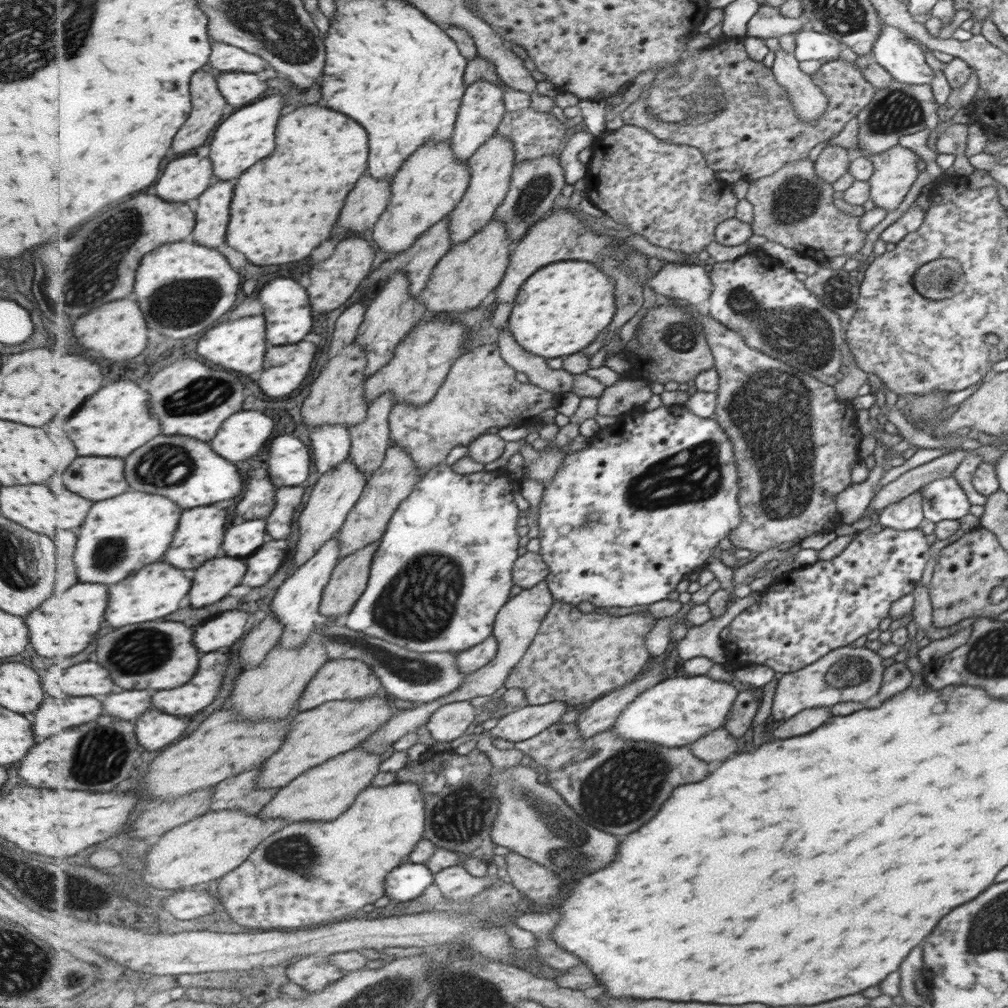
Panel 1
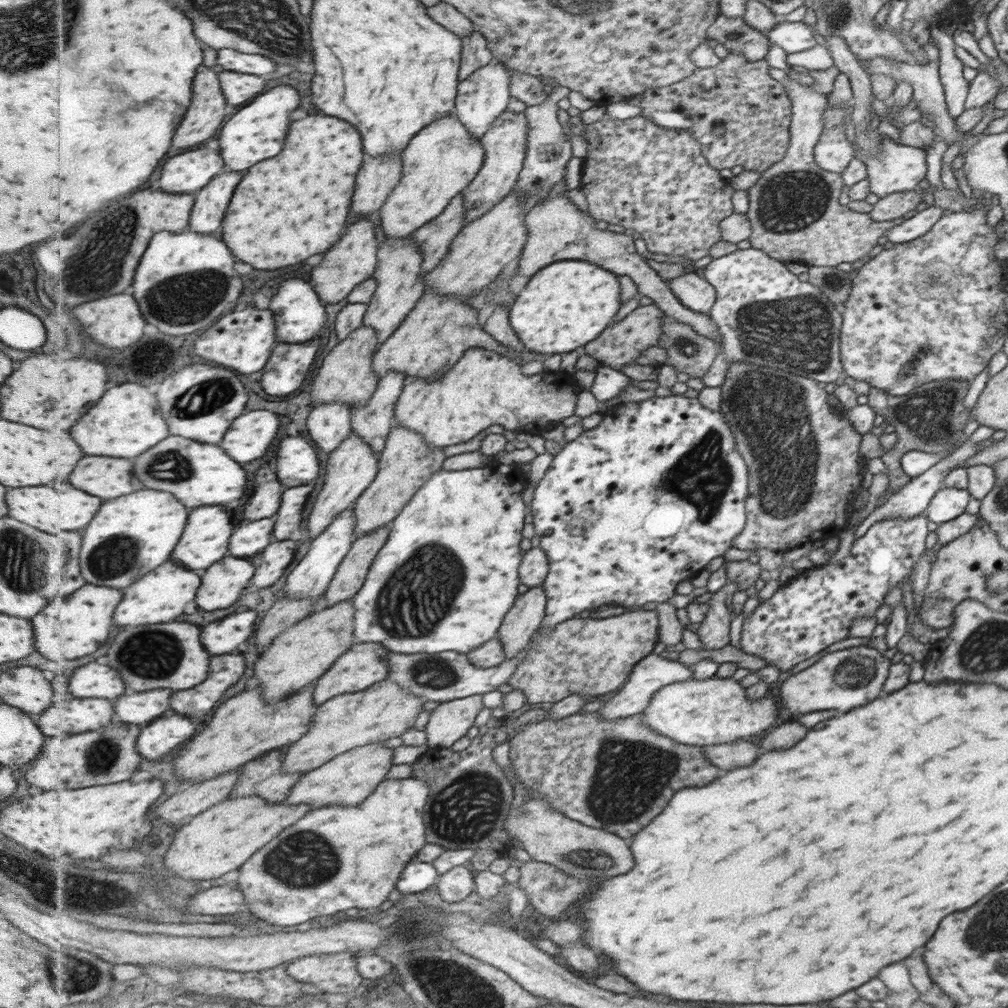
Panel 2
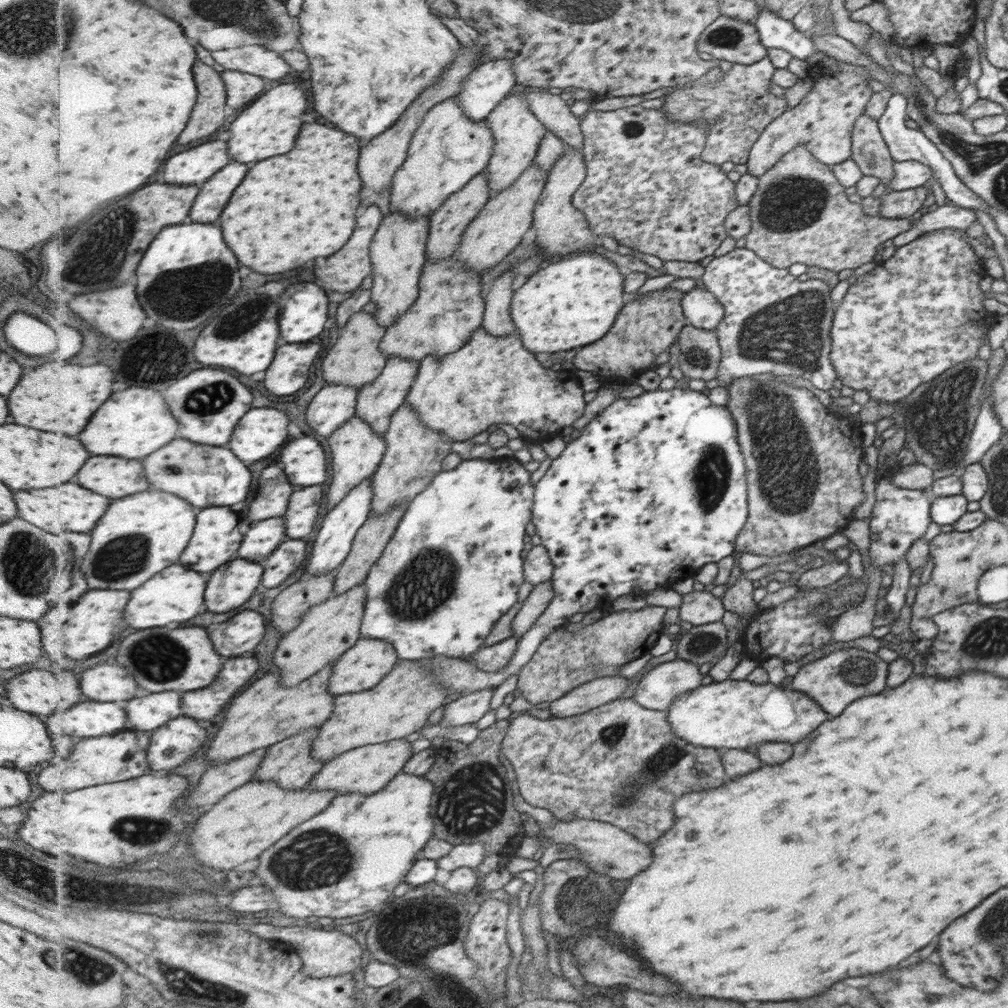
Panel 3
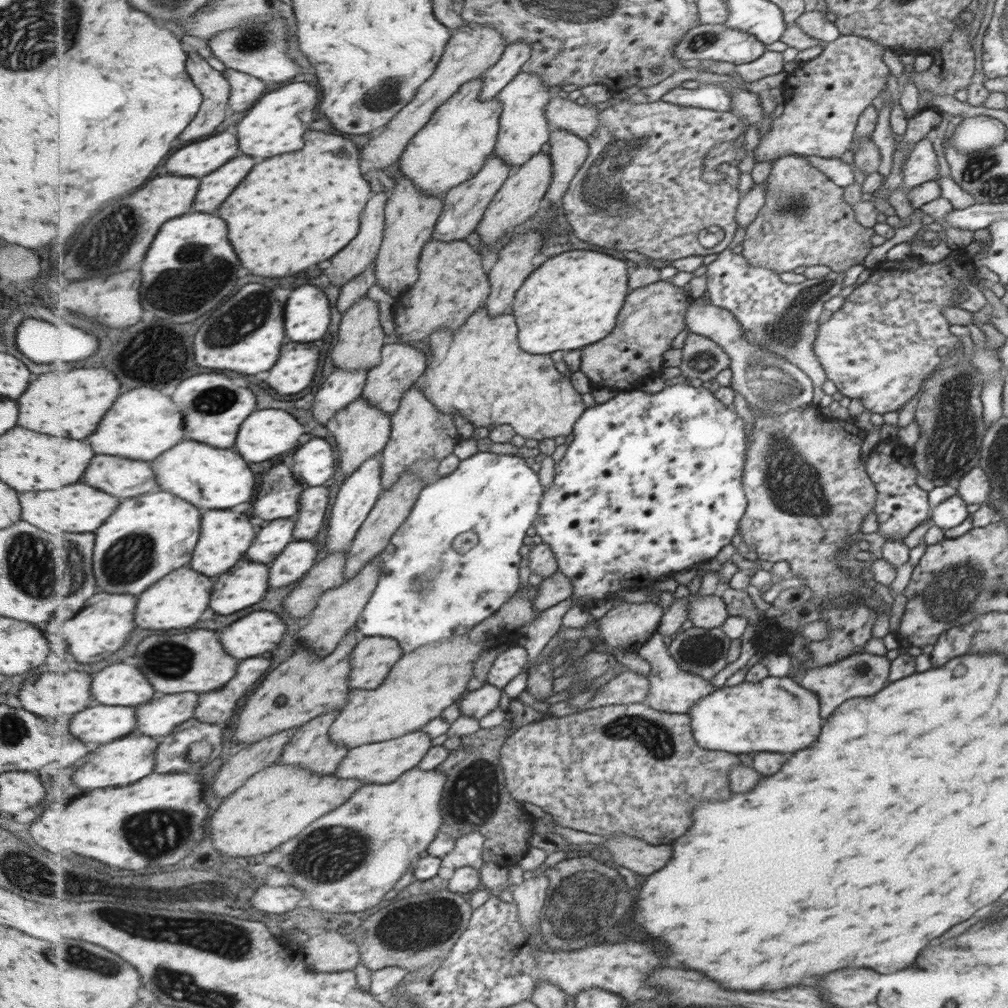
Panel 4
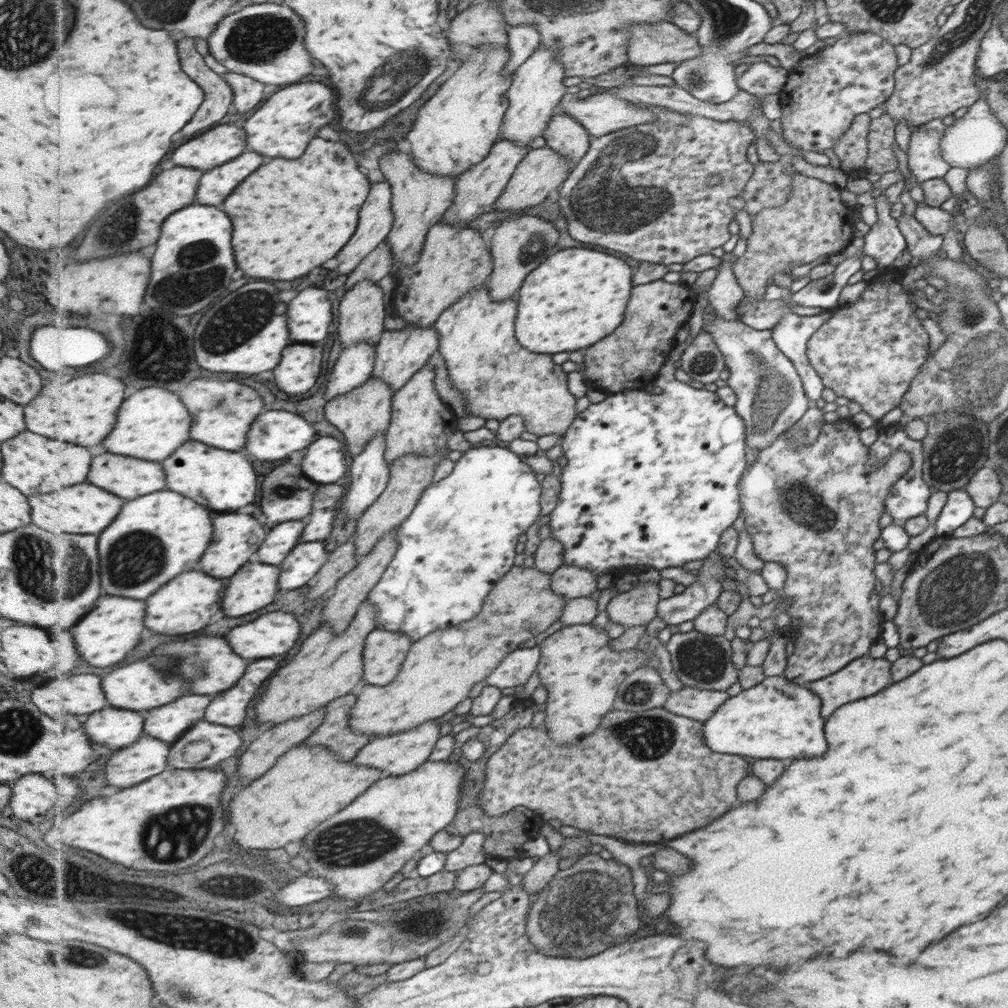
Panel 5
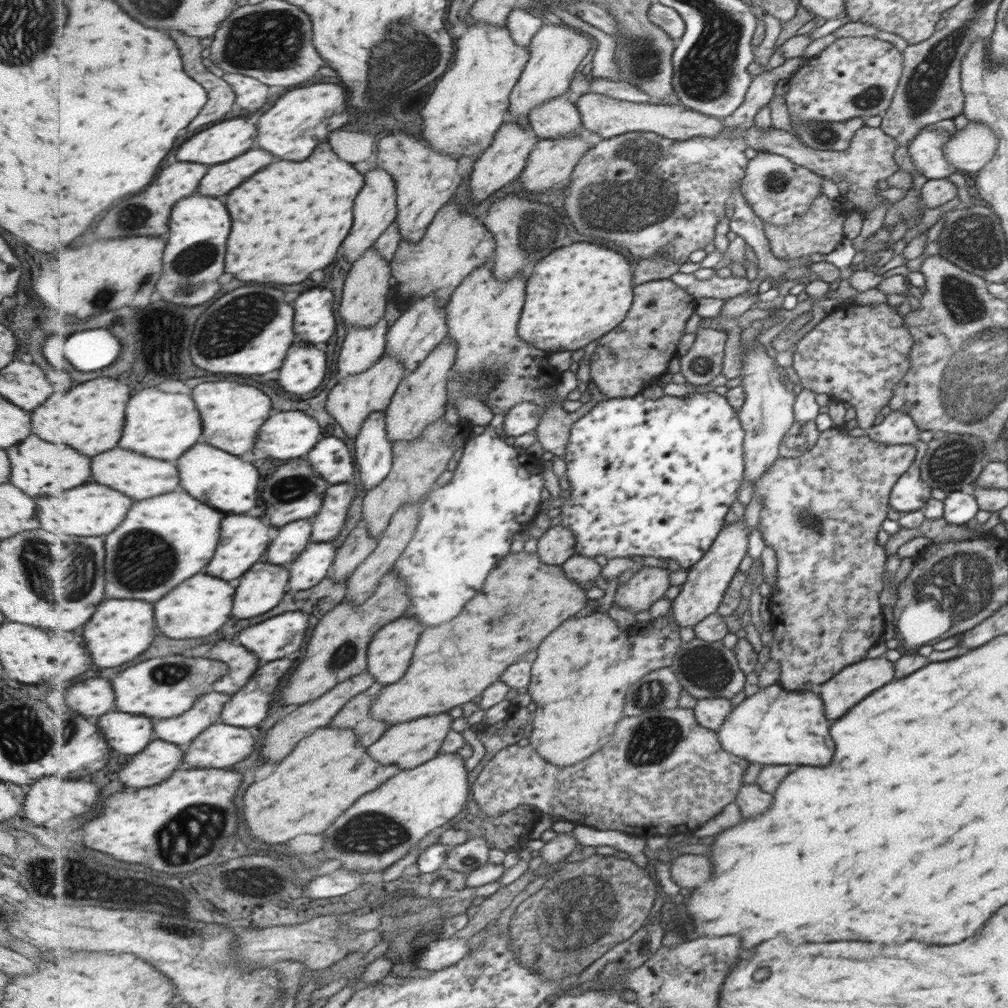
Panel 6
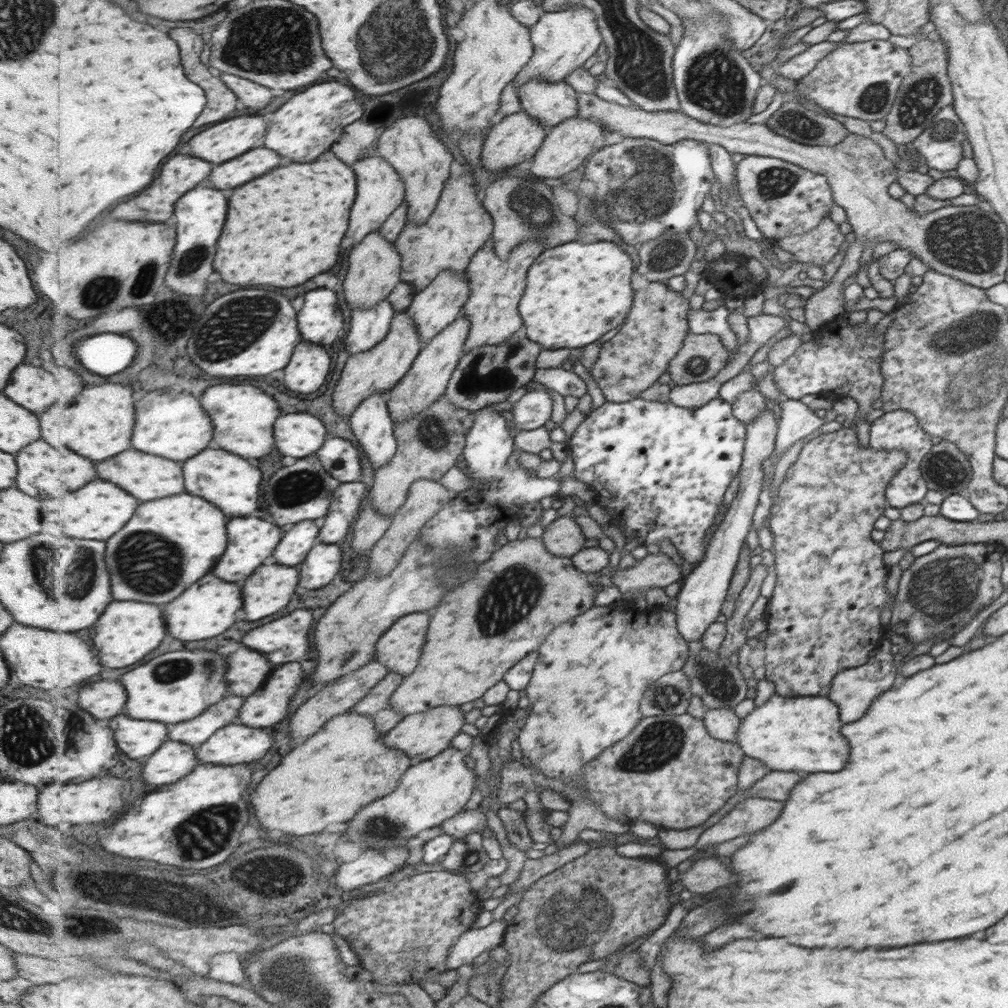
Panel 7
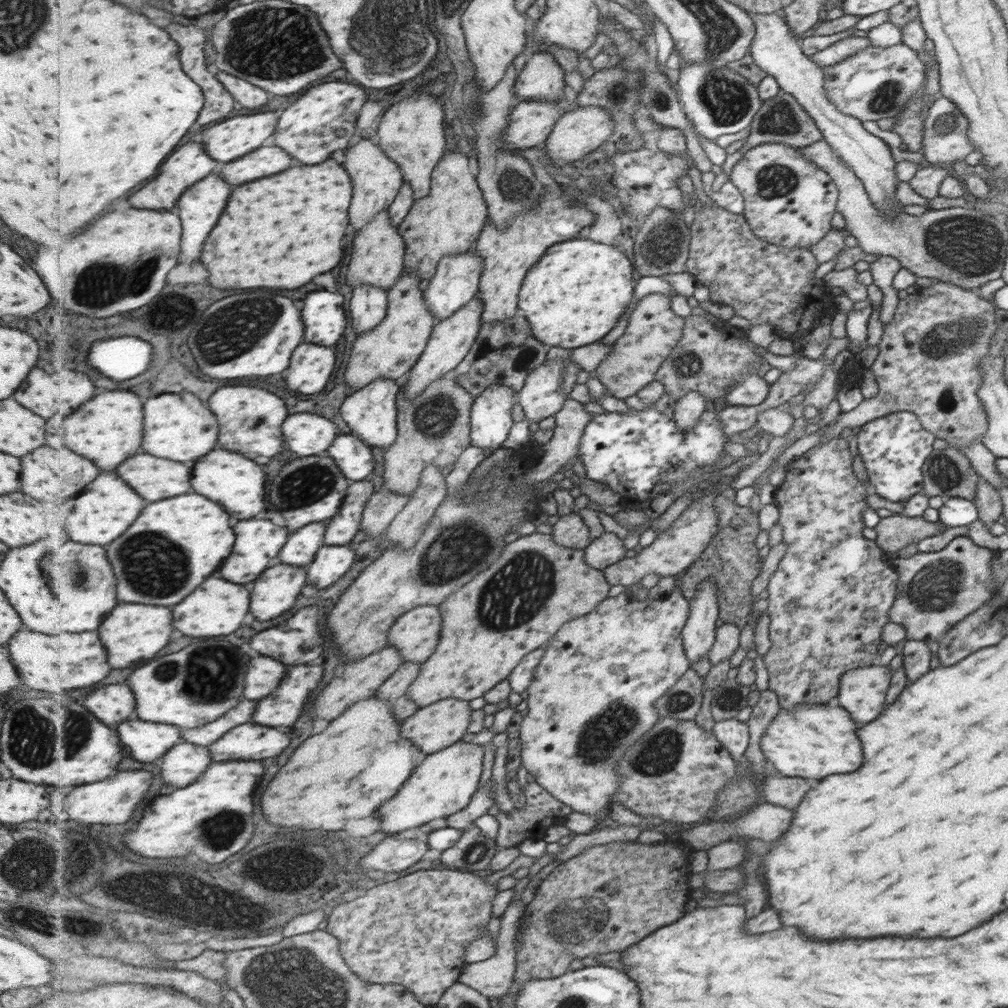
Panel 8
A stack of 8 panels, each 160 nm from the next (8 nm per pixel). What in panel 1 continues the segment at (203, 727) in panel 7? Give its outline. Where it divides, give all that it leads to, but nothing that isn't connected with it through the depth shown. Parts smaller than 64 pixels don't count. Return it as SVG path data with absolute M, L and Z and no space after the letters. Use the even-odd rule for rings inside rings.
M127 690L121 694L109 694L105 698L105 710L111 716L119 716L123 720L135 721L141 718L153 706L151 690Z

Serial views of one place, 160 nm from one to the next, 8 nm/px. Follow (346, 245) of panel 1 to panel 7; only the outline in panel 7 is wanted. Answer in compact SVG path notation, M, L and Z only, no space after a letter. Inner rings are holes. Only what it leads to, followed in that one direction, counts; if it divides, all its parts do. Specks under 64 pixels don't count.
M381 155L367 156L359 162L353 164L355 166L355 174L359 174L359 198L353 206L351 212L351 236L357 242L361 242L365 236L369 237L370 234L380 232L380 228L384 222L397 211L403 201L406 200L406 184L395 170L395 167Z

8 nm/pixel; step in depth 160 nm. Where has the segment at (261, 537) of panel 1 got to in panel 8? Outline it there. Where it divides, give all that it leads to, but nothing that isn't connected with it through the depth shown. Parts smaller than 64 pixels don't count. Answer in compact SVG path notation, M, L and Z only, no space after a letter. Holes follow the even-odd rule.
M327 523L311 524L297 530L287 541L283 554L279 554L281 562L293 566L307 566L311 564L317 552L326 545Z

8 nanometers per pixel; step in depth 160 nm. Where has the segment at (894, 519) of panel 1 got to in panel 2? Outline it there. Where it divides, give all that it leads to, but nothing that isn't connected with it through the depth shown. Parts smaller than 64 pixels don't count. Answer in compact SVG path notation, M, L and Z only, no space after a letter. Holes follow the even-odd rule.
M979 425L967 438L964 438L961 441L961 444L957 446L954 450L951 450L949 454L943 457L939 462L930 466L924 473L921 473L919 476L911 478L908 483L905 483L903 487L901 487L898 491L895 491L889 499L887 499L881 506L875 507L873 511L863 519L860 525L853 532L853 541L855 539L859 539L859 537L873 524L881 519L890 519L901 517L904 519L908 519L913 515L917 516L925 512L928 502L933 499L933 496L939 488L941 488L942 480L944 476L956 466L960 466L963 462L971 458L978 449L981 447L977 447L977 443L981 442L981 440L989 439L991 434L993 434L994 430L992 428Z

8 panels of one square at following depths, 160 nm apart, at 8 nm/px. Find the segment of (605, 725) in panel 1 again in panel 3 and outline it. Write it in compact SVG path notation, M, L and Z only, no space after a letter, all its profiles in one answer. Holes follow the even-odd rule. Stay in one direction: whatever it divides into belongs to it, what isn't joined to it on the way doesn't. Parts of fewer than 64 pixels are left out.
M681 658L659 663L645 673L631 699L647 709L667 711L685 692L701 687L704 674L700 668Z

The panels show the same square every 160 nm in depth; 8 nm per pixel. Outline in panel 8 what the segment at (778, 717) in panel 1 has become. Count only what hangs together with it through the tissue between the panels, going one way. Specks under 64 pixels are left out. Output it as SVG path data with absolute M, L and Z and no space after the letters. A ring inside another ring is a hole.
M877 663L875 666L851 669L843 673L841 678L843 682L839 682L839 698L837 698L839 706L843 706L845 710L851 710L850 716L855 718L855 722L871 722L873 718L877 718L877 714L883 708L885 692L889 688L891 673L888 665Z

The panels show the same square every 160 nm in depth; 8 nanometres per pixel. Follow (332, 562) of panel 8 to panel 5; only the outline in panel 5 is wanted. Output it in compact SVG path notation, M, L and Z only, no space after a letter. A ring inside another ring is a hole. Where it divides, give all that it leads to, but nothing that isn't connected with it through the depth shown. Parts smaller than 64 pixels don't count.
M324 541L299 543L299 546L287 556L287 562L281 565L283 589L295 590L309 586L328 558L330 553L325 550Z

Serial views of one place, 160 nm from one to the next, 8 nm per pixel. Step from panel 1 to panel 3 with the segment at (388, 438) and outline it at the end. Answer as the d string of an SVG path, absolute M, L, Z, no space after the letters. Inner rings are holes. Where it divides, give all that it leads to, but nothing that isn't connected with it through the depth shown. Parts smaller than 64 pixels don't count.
M390 358L377 380L365 385L358 394L356 416L368 422L375 432L383 435L389 430L394 414L406 404L412 385L418 377L420 363L407 358Z

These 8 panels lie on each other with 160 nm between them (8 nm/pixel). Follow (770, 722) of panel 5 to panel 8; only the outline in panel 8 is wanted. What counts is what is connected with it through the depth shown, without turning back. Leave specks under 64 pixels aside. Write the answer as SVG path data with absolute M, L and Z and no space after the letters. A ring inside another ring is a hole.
M835 704L795 705L781 709L765 727L759 750L782 776L821 780L829 774L847 774L861 766L861 746L849 712Z

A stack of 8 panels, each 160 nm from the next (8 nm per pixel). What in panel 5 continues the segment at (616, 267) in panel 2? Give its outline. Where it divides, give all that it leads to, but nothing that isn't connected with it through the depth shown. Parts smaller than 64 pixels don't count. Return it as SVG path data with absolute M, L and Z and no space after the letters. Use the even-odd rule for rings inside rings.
M559 110L551 117L543 137L552 149L559 151L559 154L567 155L572 160L572 170L587 154L592 139L582 123Z

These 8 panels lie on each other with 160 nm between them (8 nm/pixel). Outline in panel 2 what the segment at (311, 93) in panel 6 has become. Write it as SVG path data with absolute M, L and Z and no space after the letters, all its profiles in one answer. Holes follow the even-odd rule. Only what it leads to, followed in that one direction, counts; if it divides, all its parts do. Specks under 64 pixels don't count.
M277 86L267 94L253 100L249 106L239 110L221 130L221 150L227 162L227 170L247 170L253 164L281 154L285 138L291 126L291 112L301 104L299 90L293 86Z

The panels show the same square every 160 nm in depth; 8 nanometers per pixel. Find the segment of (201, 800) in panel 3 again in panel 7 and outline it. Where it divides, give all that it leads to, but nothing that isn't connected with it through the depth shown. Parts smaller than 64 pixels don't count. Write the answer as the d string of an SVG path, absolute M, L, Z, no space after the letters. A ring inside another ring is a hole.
M375 658L369 664L362 666L361 669L346 674L342 679L329 682L326 686L320 688L315 696L305 701L301 705L301 708L293 714L291 726L289 726L293 738L307 738L307 736L313 736L313 734L317 734L317 732L325 727L333 718L353 710L389 673L390 668L379 659Z

